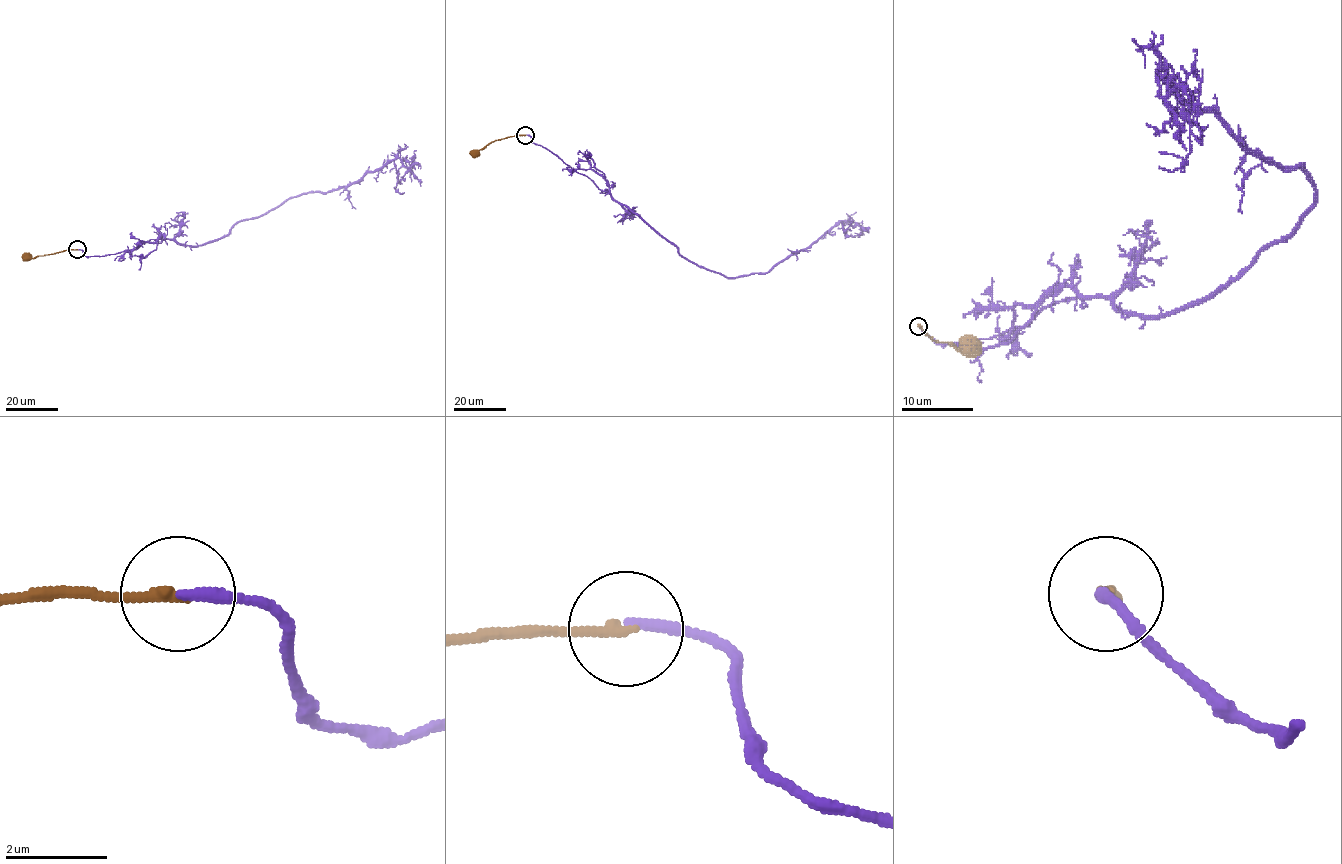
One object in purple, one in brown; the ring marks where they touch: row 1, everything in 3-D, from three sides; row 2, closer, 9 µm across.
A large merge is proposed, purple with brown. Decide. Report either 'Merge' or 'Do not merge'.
Do not merge

